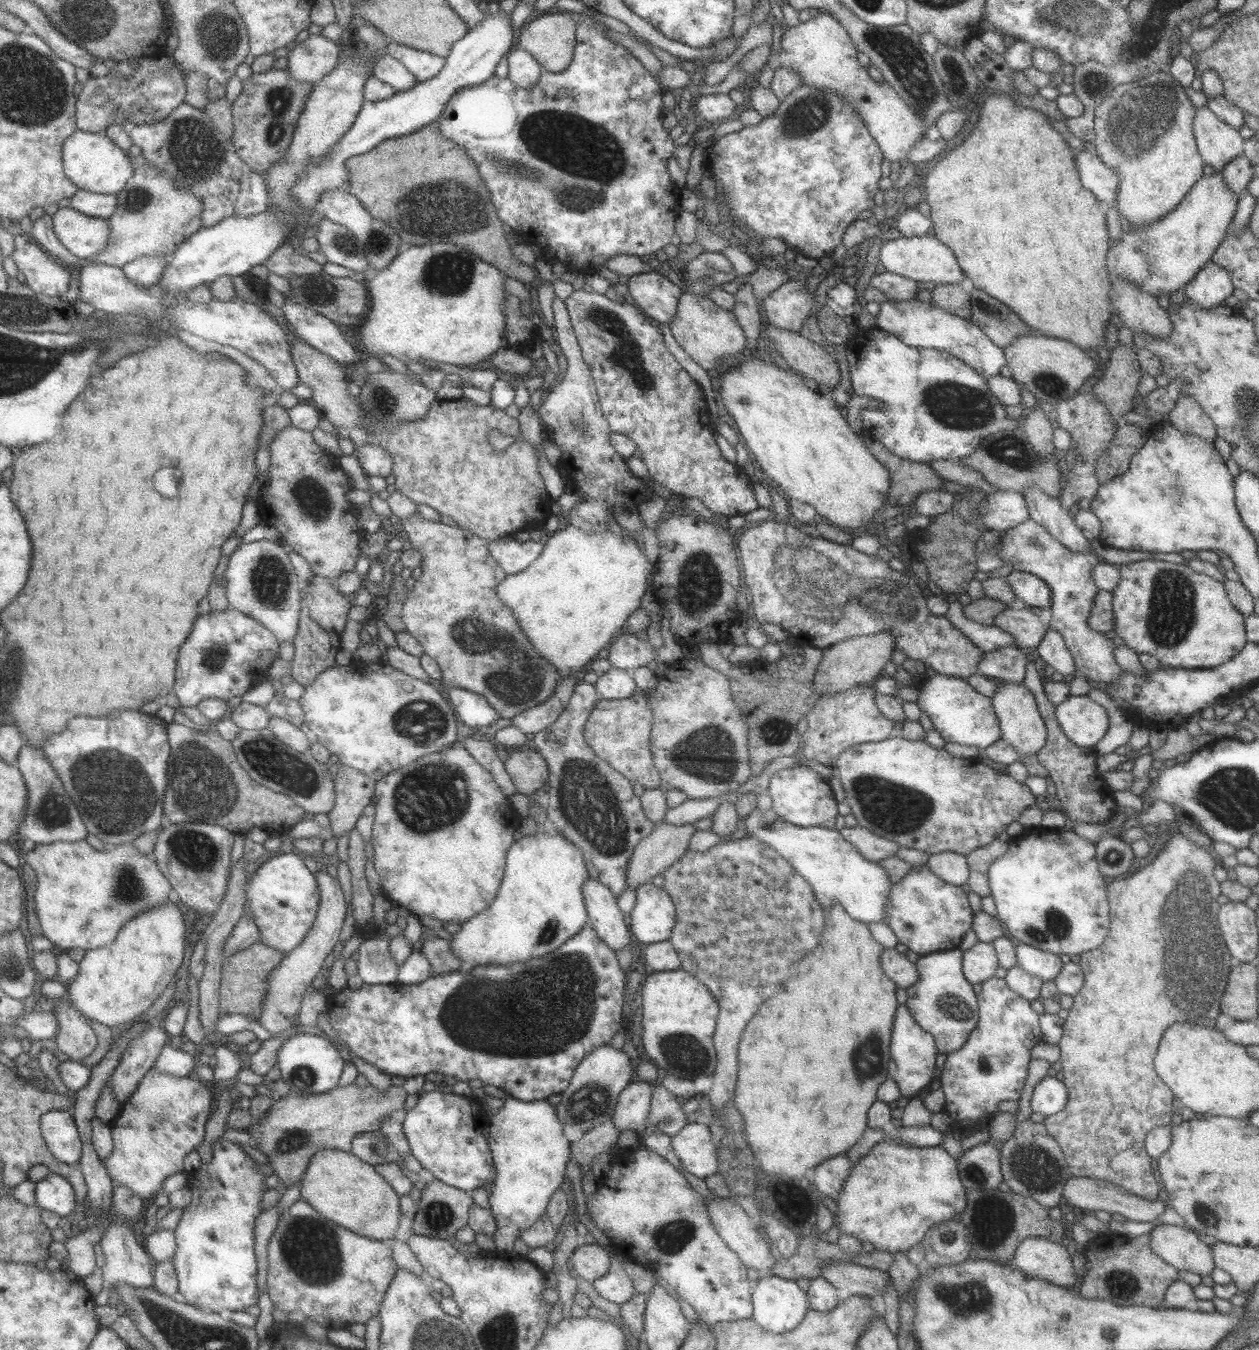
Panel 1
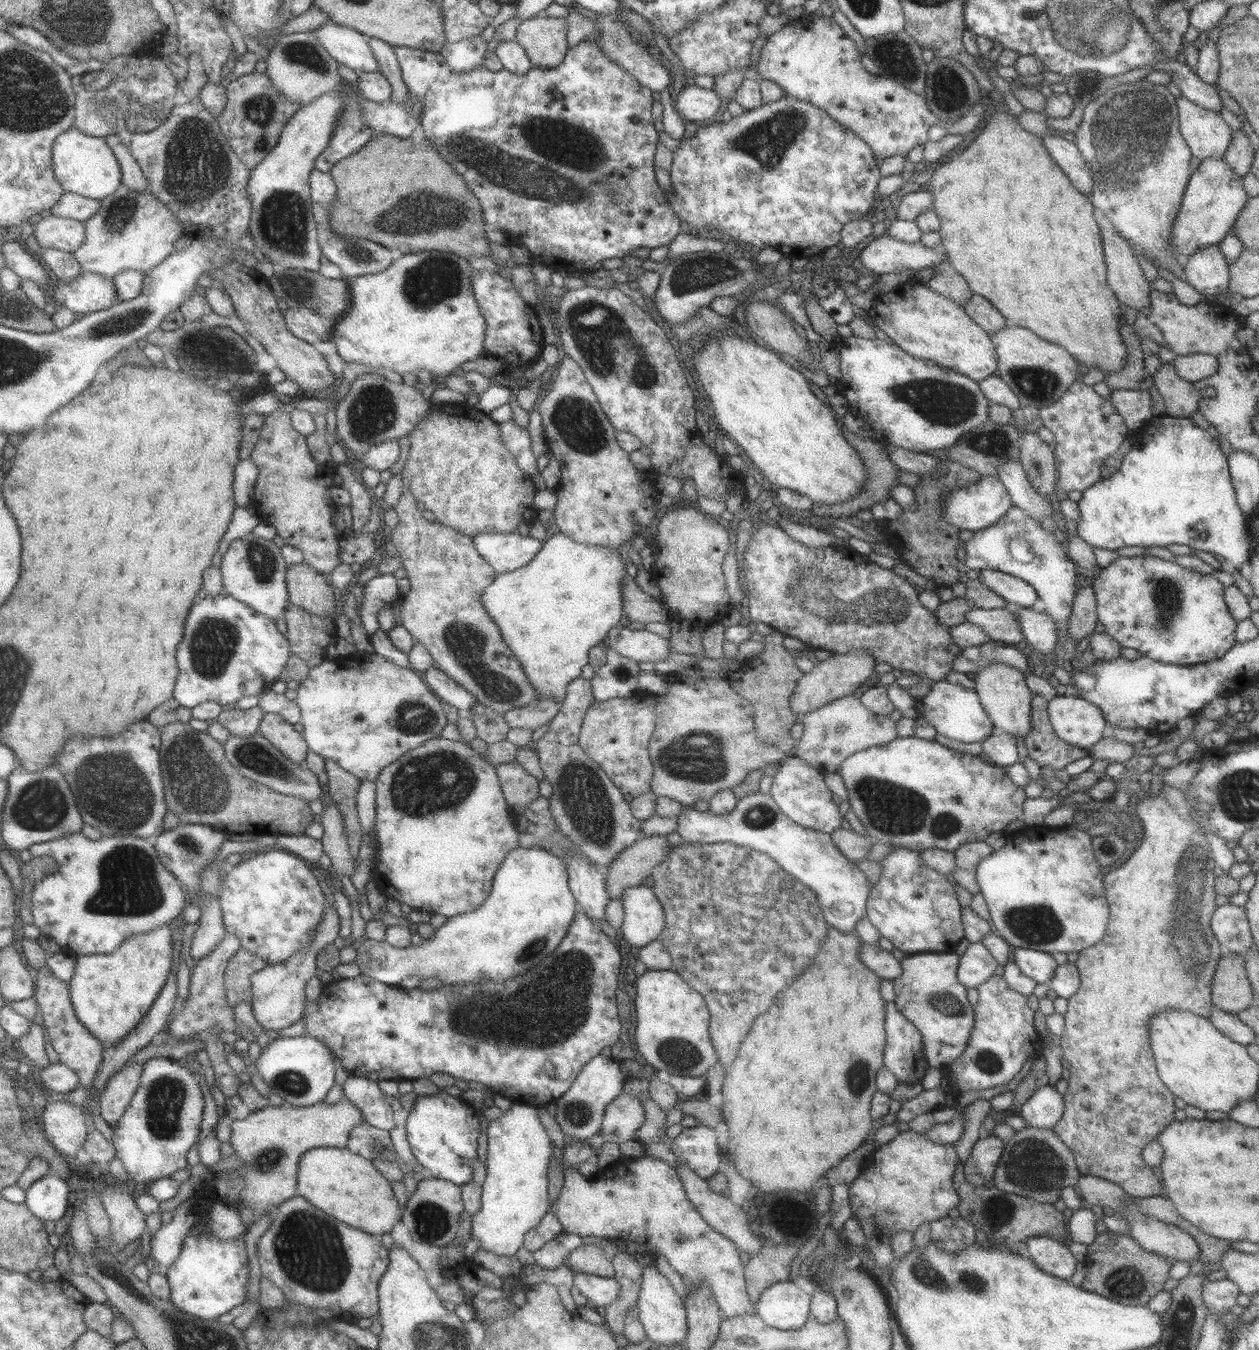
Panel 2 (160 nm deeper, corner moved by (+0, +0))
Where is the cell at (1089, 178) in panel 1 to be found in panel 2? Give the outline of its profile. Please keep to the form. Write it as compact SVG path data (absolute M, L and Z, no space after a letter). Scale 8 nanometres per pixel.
M1044 136L1042 145L1046 147L1054 163L1058 164L1062 172L1070 179L1074 188L1090 195L1094 188L1093 175L1084 161L1084 156L1080 155L1078 147L1058 136Z

